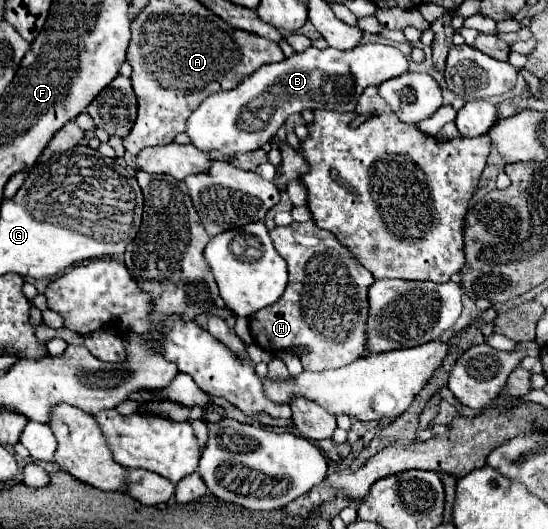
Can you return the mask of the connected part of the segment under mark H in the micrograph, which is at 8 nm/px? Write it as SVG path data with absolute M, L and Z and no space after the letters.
M312 220L300 224L292 222L290 226L276 226L270 230L270 238L274 242L274 248L278 254L288 262L288 286L282 298L276 304L270 304L262 310L258 310L250 318L250 332L254 336L254 342L270 352L288 350L294 352L304 370L320 372L328 370L330 366L346 366L354 362L356 358L362 358L368 354L364 346L364 324L368 318L368 288L374 282L374 276L336 240L336 236L328 230L318 228Z

